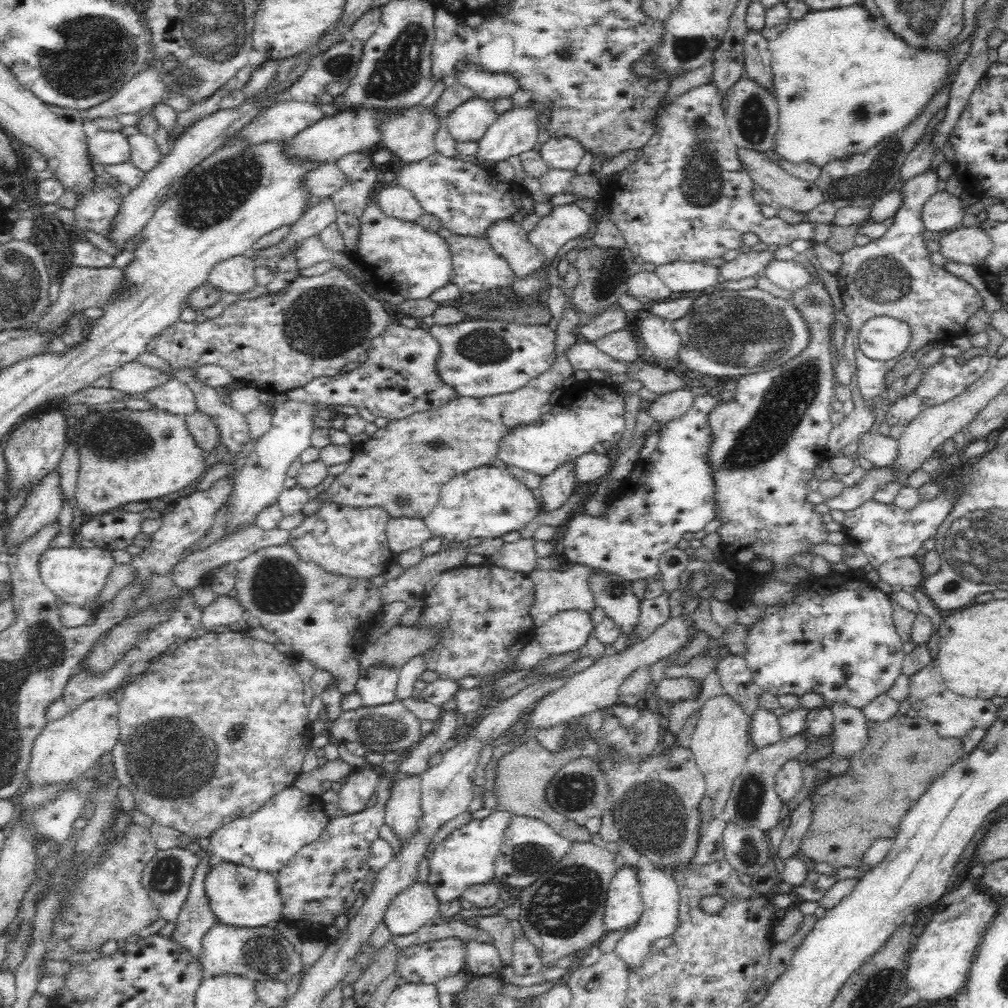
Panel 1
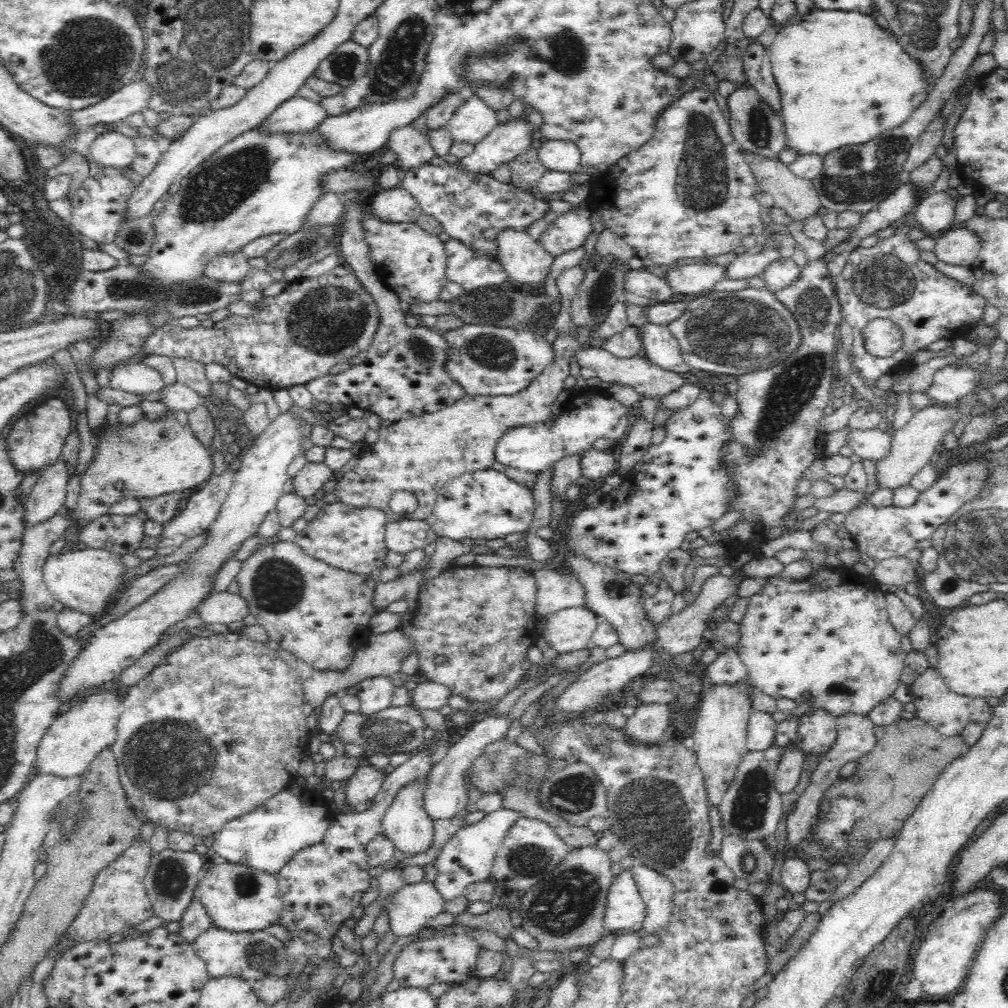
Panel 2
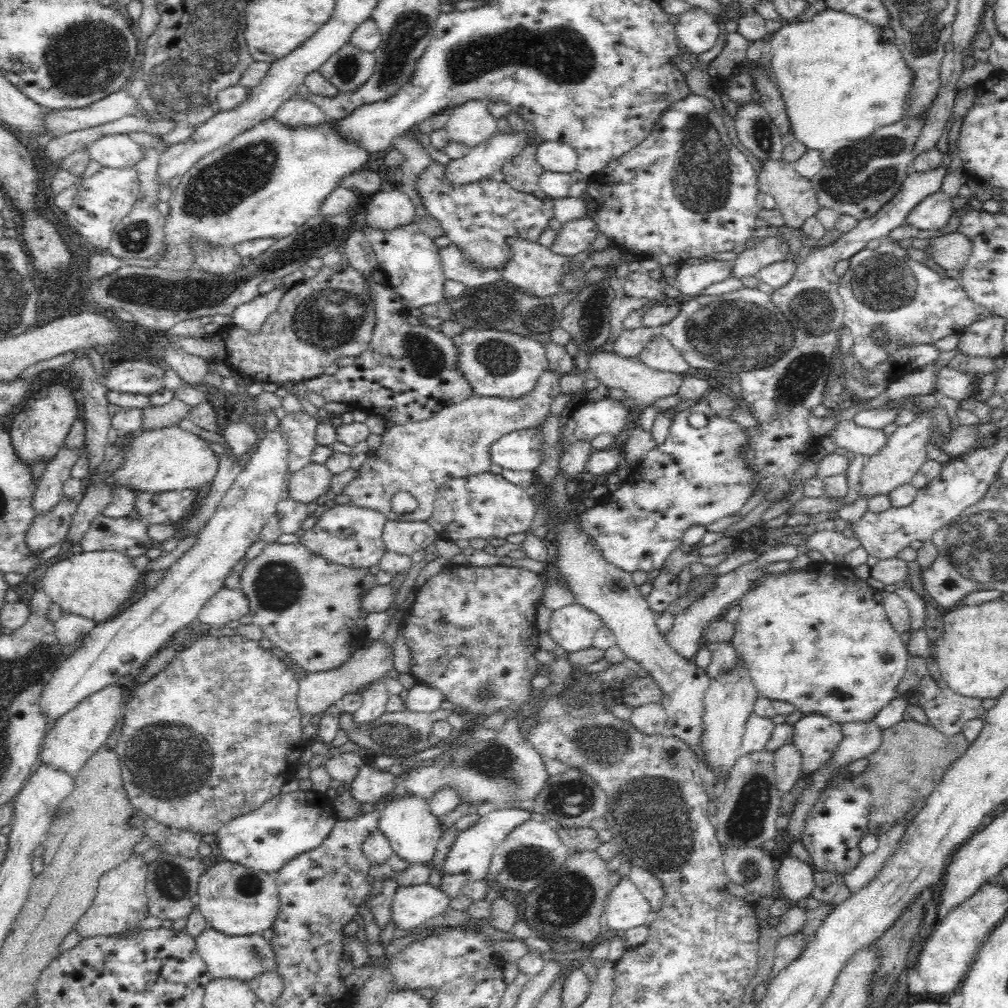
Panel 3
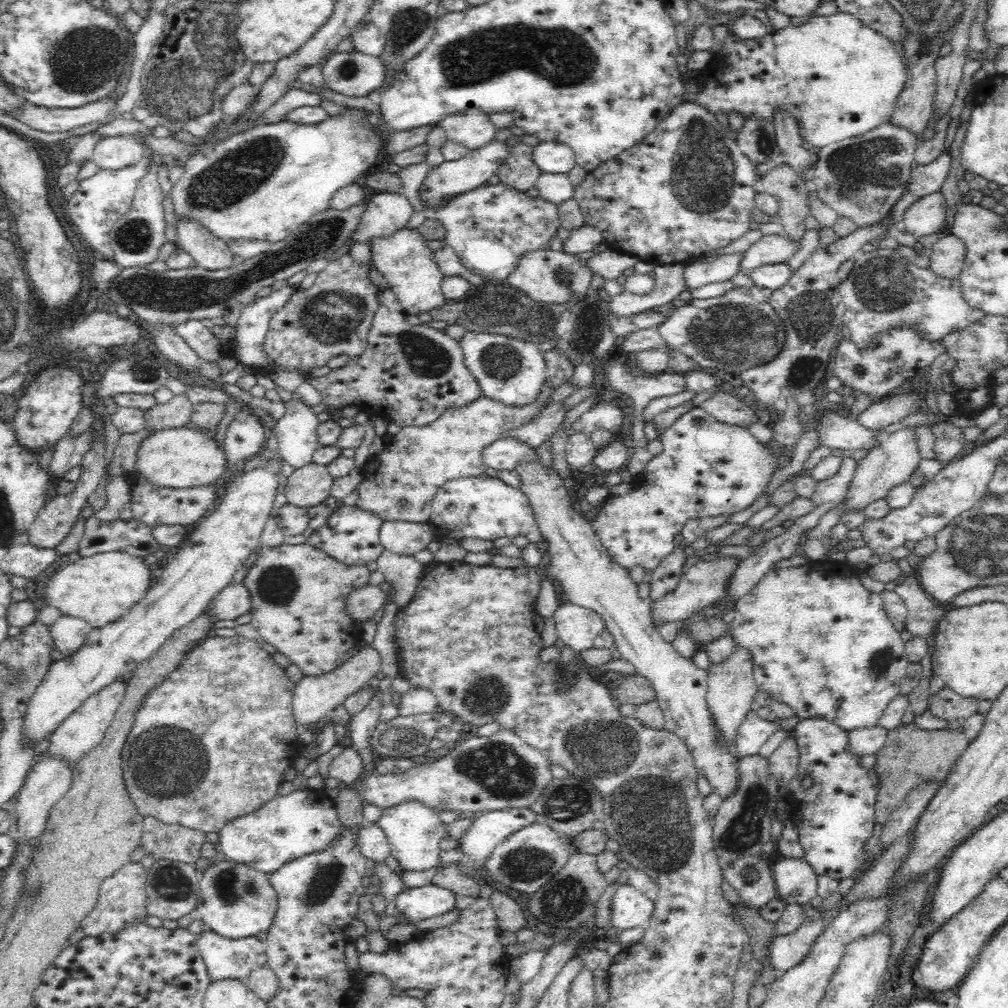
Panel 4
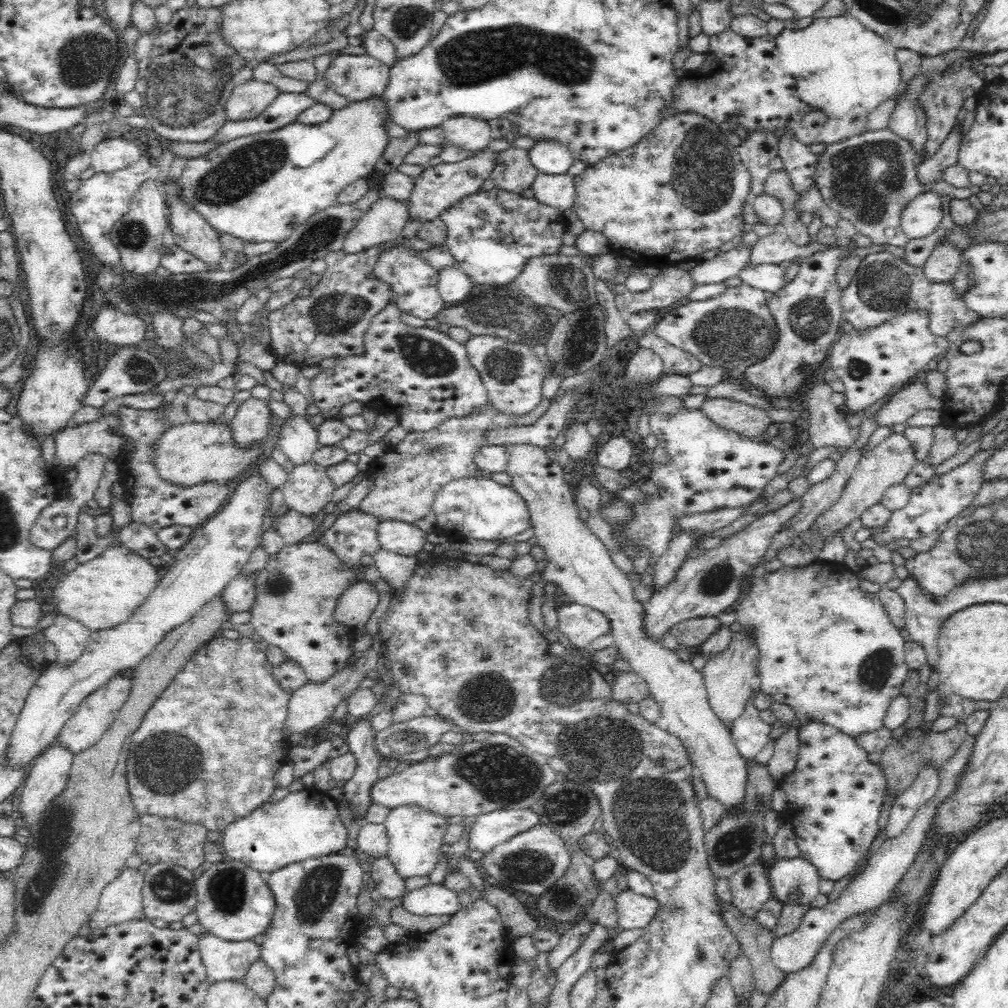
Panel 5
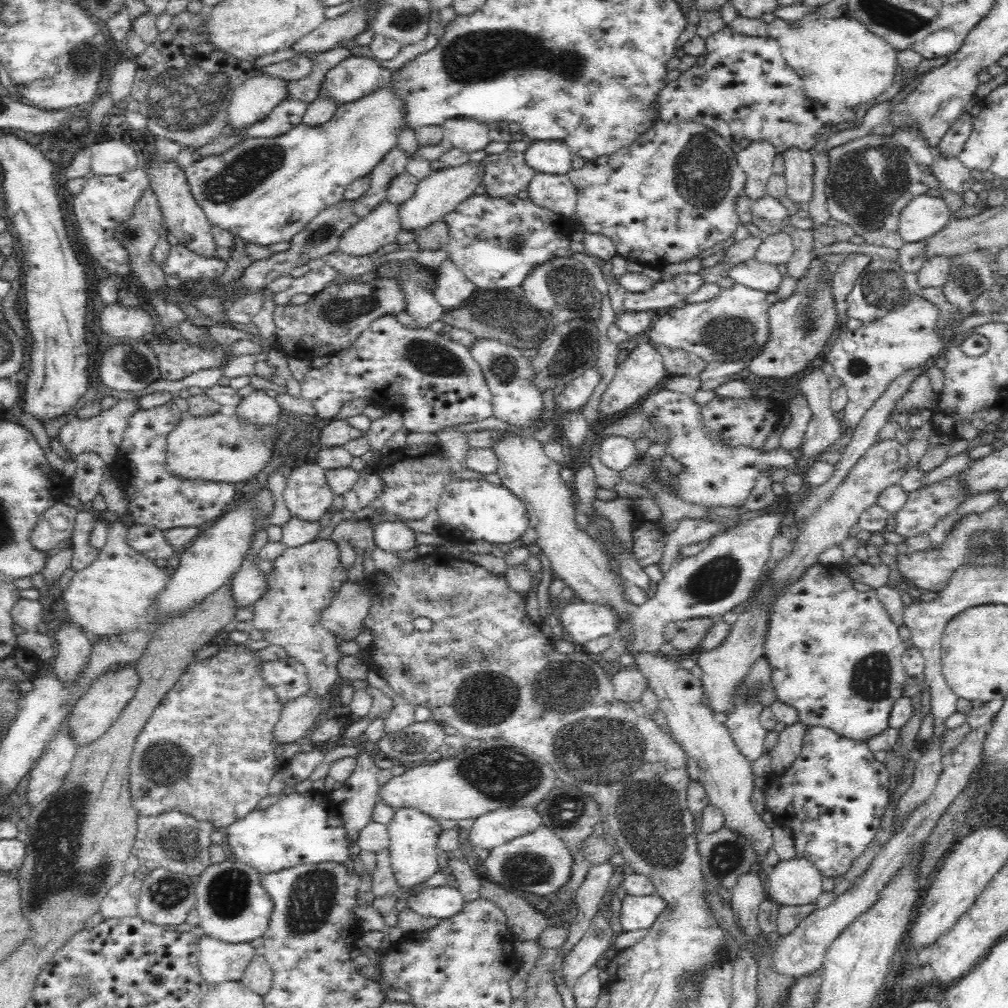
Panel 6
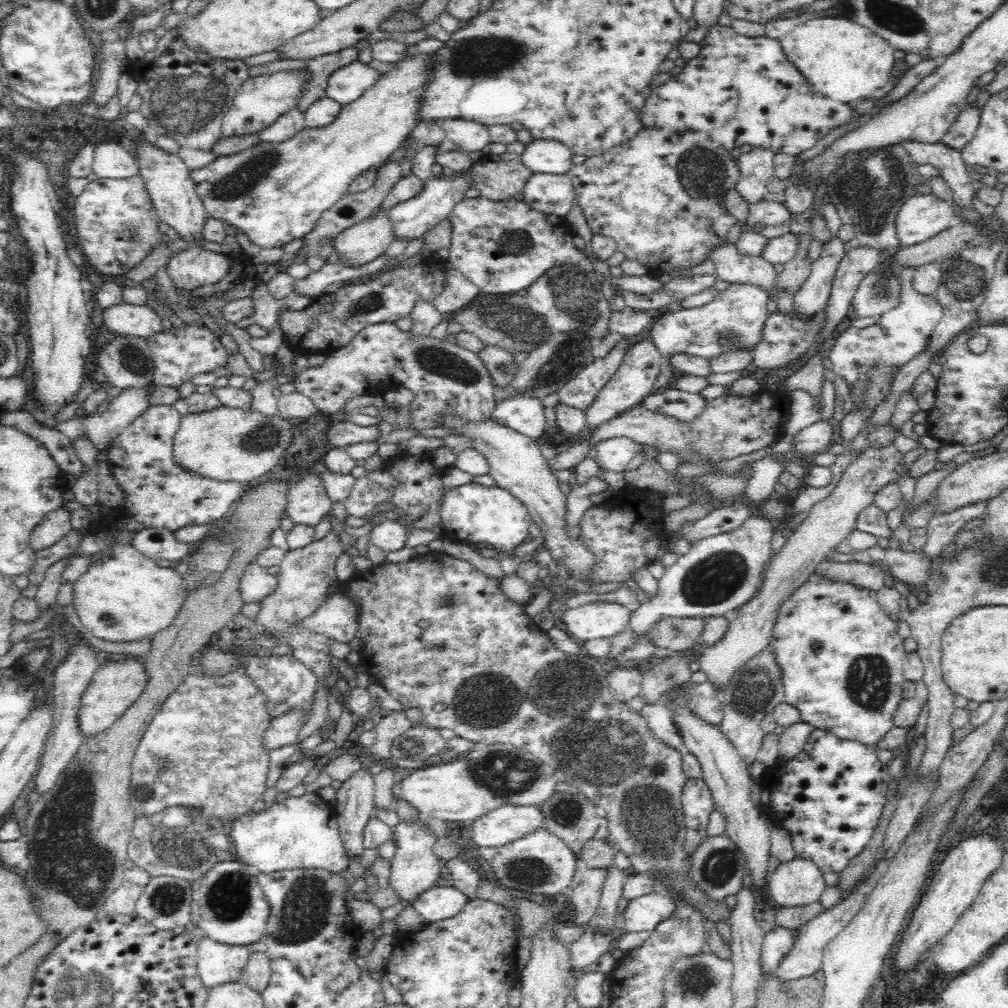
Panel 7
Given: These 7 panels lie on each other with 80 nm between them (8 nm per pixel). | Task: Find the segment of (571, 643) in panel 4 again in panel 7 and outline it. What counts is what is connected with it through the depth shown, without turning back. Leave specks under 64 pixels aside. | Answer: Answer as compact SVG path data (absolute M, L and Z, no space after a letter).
M596 601L564 608L562 622L572 639L589 641L619 634L627 628L630 614L628 607L615 601Z

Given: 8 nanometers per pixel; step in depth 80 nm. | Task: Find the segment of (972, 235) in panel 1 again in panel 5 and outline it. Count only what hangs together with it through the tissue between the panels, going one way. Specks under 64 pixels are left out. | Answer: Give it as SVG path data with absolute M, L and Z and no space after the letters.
M942 240L932 249L922 267L924 274L932 282L948 282L954 280L962 264L962 250Z

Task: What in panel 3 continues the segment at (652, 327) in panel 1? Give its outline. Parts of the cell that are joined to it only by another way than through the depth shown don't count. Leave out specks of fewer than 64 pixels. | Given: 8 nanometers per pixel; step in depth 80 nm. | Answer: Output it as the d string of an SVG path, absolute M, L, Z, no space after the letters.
M660 330L650 338L638 357L646 366L662 372L686 374L690 367L680 351Z

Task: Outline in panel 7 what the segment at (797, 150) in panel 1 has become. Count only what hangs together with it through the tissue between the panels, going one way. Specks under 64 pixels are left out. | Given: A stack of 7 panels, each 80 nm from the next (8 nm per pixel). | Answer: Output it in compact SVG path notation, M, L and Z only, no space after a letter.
M825 16L807 20L779 39L782 52L816 93L844 104L869 100L876 89L881 89L891 78L894 66L894 49L888 41L860 26L848 16Z

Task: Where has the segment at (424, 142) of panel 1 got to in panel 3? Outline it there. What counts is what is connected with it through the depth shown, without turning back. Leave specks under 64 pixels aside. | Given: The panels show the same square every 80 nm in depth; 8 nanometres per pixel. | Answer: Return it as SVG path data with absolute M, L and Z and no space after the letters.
M410 131L402 132L394 137L391 144L393 149L400 151L404 156L404 162L400 167L404 173L402 182L397 185L400 191L406 193L412 203L416 205L416 220L427 216L426 208L422 205L420 196L415 192L414 186L419 175L434 161L424 145L410 135Z

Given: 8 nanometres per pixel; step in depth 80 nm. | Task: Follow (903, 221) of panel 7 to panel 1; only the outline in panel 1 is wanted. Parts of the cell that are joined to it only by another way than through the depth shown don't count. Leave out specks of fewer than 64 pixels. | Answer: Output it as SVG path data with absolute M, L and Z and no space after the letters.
M946 190L937 191L922 210L922 221L926 231L948 232L958 229L963 222L966 207L958 196L953 196Z

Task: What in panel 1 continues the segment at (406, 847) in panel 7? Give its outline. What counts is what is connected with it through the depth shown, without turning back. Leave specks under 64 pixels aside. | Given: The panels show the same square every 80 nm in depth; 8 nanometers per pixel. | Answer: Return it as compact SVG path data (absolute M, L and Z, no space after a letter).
M394 772L395 782L385 806L385 824L397 834L399 840L406 840L416 828L422 816L420 808L421 775L410 776Z

